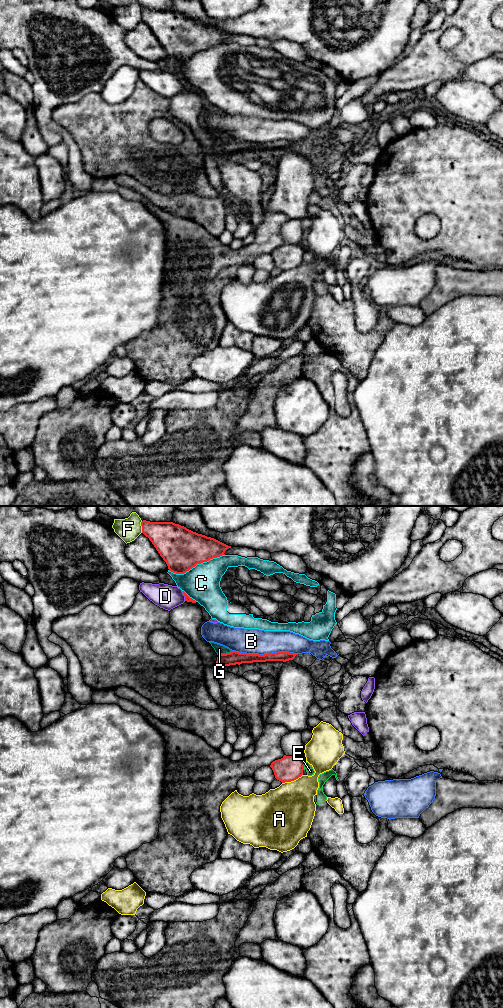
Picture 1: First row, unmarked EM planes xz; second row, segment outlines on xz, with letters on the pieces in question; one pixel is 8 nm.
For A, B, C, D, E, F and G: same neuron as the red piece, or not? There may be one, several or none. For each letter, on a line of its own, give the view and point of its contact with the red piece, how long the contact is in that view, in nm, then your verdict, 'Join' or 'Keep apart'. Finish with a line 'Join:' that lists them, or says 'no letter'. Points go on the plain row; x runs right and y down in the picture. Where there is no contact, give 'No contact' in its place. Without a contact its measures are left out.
A: Touches red at xz (292, 268). Shared border 180 nm. Keep apart
B: Touches red at xz (265, 142). Shared border 550 nm. Keep apart
C: Touches red at xz (196, 52). Shared border 480 nm. Keep apart
D: Touches red at xz (184, 83). Shared border 90 nm. Keep apart
E: Touches red at xz (304, 253). Shared border 60 nm. Keep apart
F: Touches red at xz (142, 15). Shared border 100 nm. Keep apart
G: Touches red at xz (226, 141). Shared border 120 nm. Keep apart
Join: no letter

